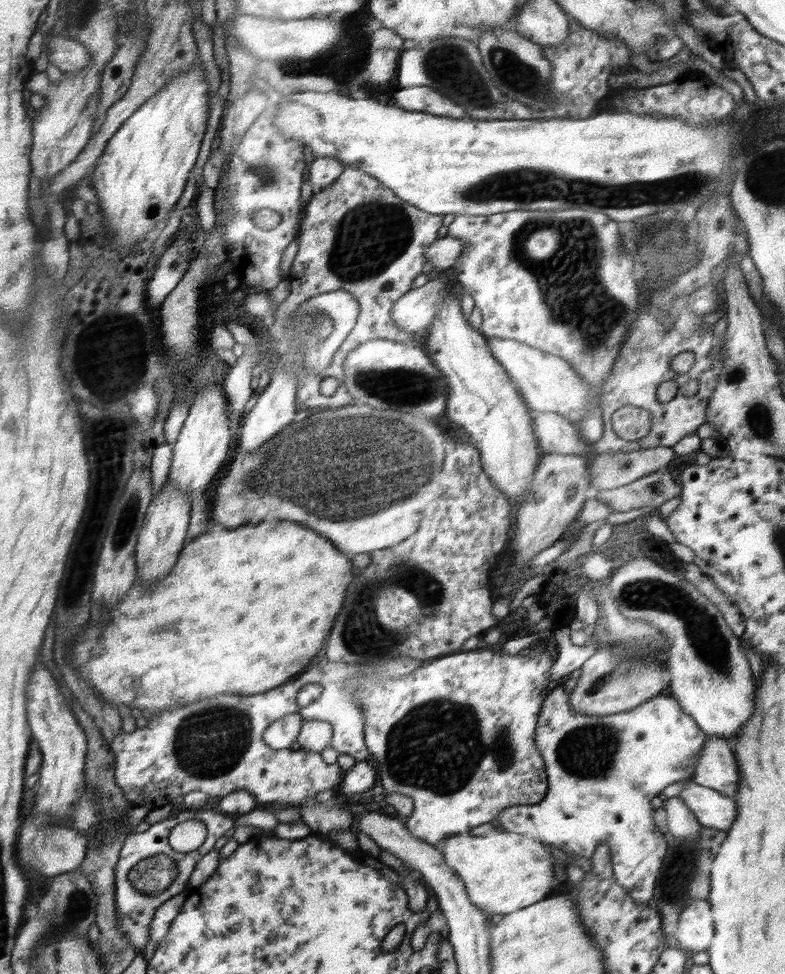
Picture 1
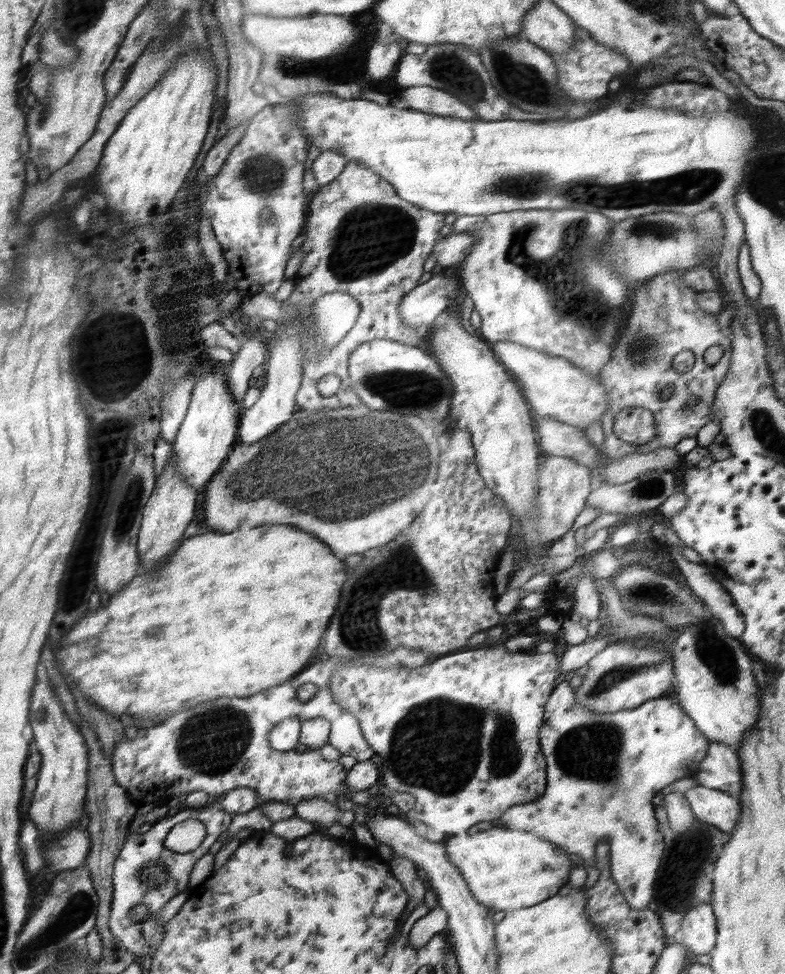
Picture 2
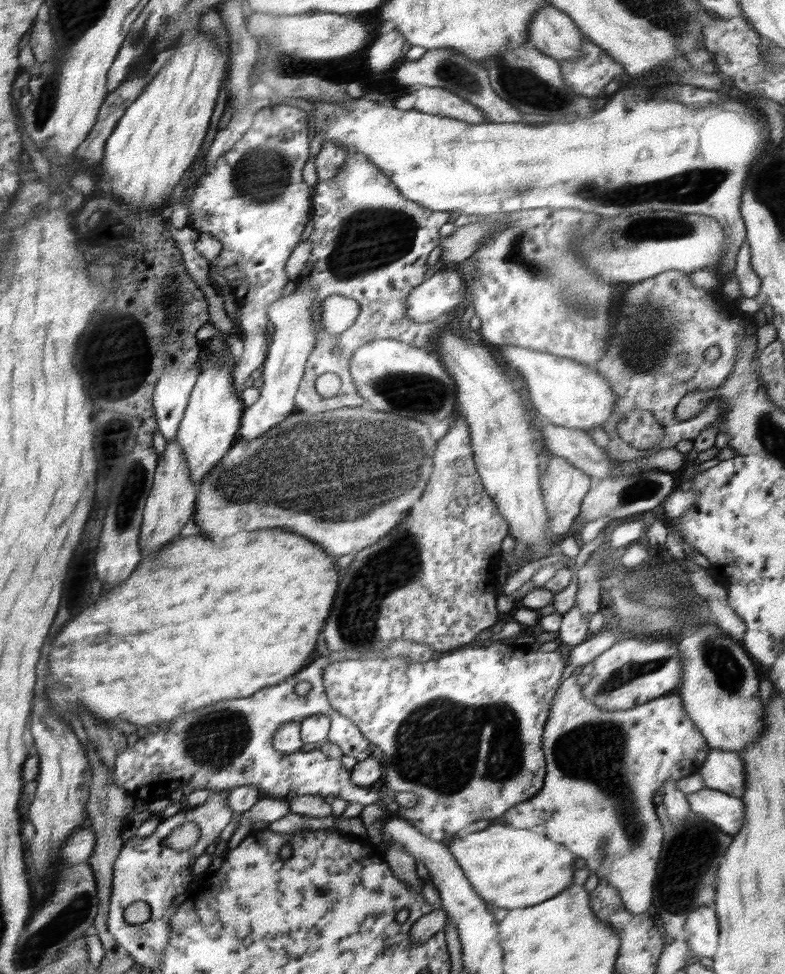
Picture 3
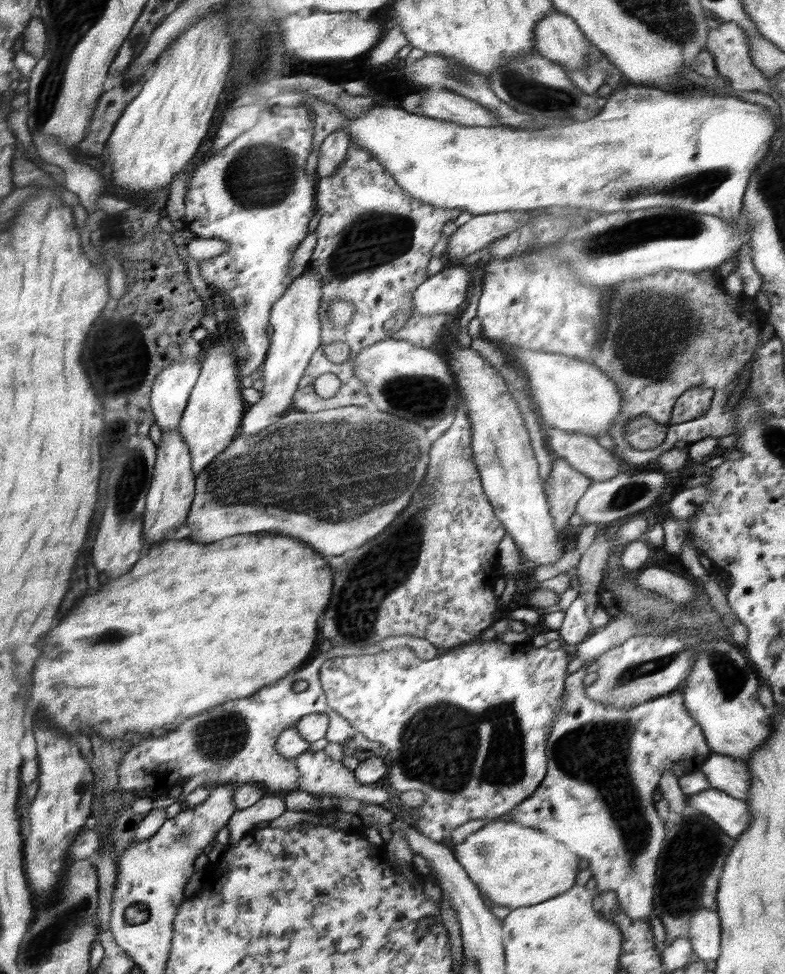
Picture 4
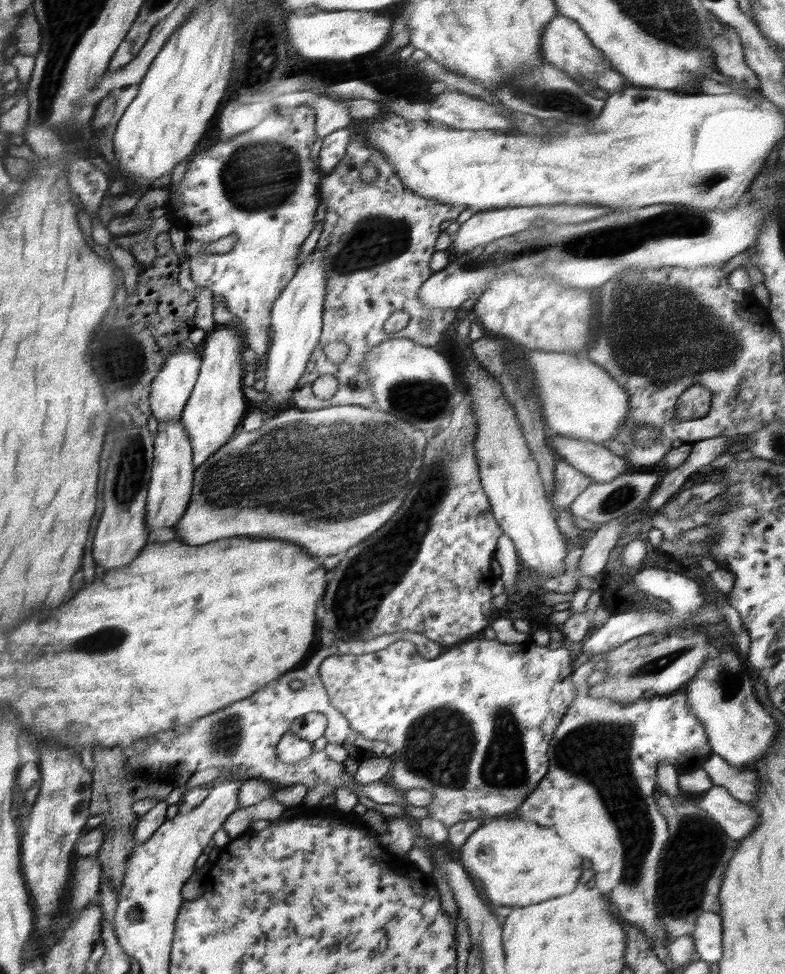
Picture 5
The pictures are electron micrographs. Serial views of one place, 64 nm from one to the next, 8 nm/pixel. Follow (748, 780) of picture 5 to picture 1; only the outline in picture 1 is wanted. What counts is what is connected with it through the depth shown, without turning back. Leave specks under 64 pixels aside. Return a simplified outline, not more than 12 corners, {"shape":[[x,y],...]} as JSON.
{"shape":[[707,736],[691,782],[735,798],[731,742]]}

